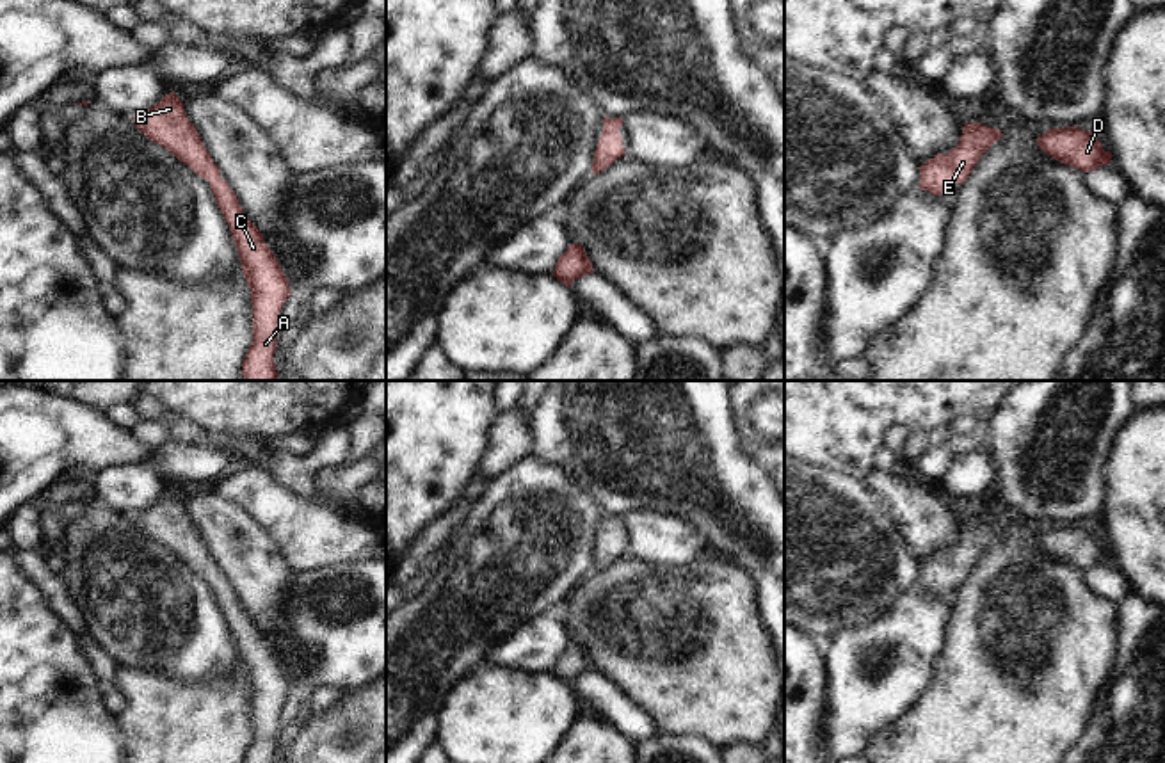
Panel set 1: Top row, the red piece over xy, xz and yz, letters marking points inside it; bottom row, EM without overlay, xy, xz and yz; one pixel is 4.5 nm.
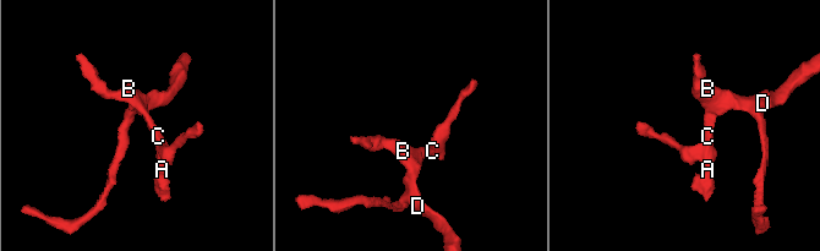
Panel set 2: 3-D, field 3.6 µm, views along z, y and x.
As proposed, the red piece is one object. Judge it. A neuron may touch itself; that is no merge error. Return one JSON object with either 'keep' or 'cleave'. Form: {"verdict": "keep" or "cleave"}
{"verdict": "keep"}

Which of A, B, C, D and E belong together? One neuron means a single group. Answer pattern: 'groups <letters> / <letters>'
groups A B C D E

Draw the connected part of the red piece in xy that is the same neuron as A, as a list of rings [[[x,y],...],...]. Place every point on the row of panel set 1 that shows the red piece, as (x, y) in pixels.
[[[169,92],[155,107],[132,119],[151,142],[171,151],[197,176],[210,181],[251,290],[253,343],[244,356],[242,375],[245,381],[279,381],[274,365],[276,338],[281,333],[277,317],[292,292],[277,258],[265,244],[260,229],[244,213],[228,181],[221,178],[219,167],[174,92]]]

